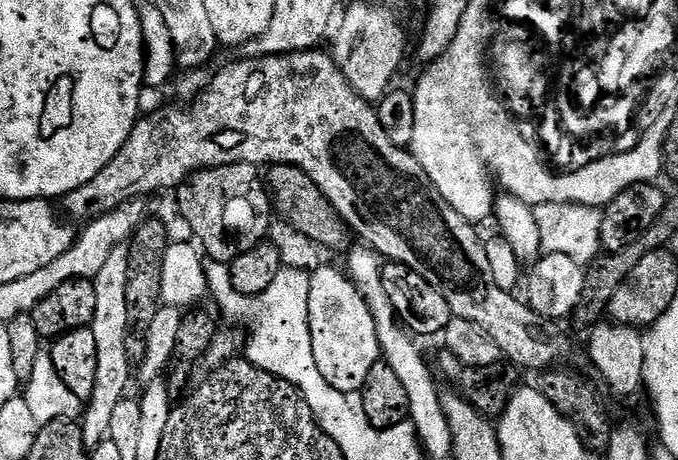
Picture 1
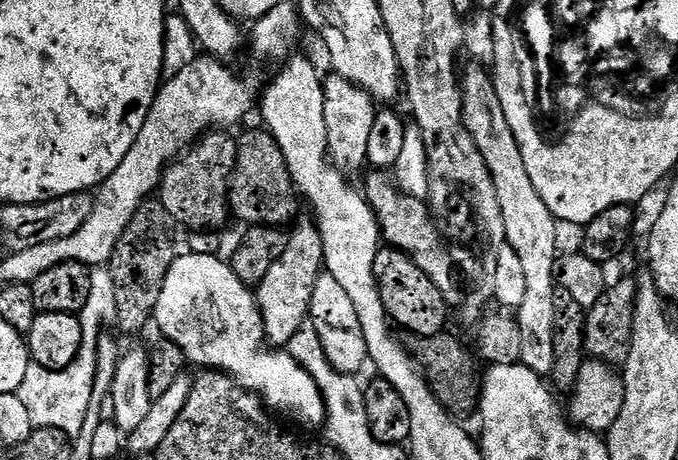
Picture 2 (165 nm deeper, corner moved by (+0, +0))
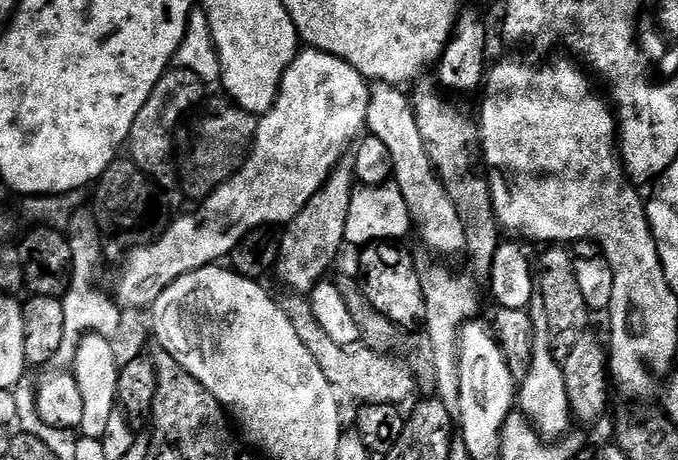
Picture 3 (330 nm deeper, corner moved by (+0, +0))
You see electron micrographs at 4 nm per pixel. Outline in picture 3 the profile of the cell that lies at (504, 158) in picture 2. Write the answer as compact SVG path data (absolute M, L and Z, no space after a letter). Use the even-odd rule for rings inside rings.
M536 298L530 305L530 311L536 337L532 347L530 374L526 374L526 378L518 384L518 408L545 441L556 442L569 435L568 424L573 423L570 402L566 398L566 378L561 361L556 360L552 353L552 335L546 322L546 306Z

